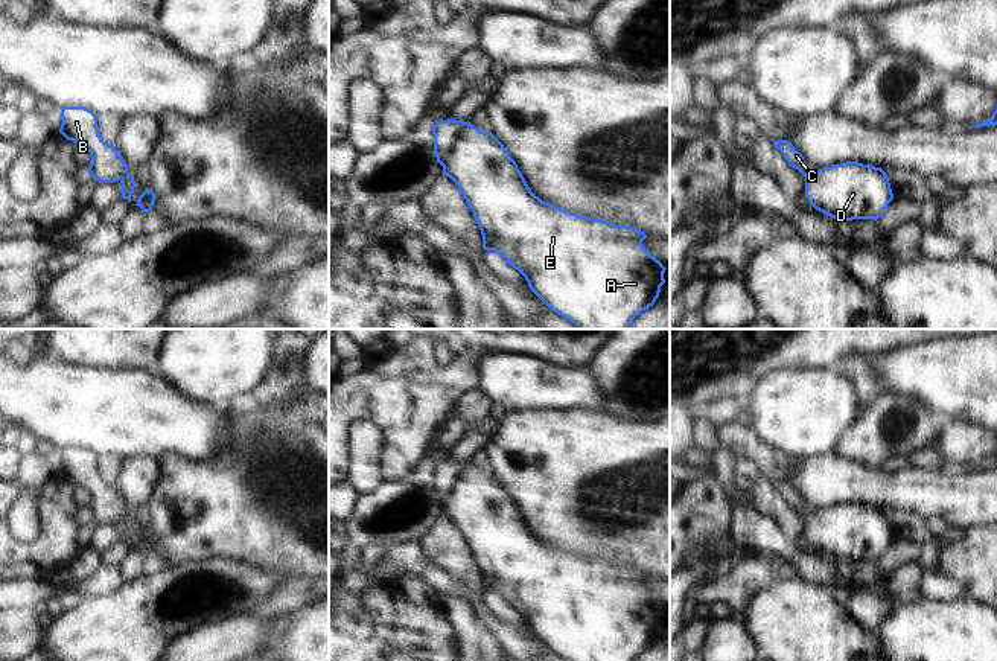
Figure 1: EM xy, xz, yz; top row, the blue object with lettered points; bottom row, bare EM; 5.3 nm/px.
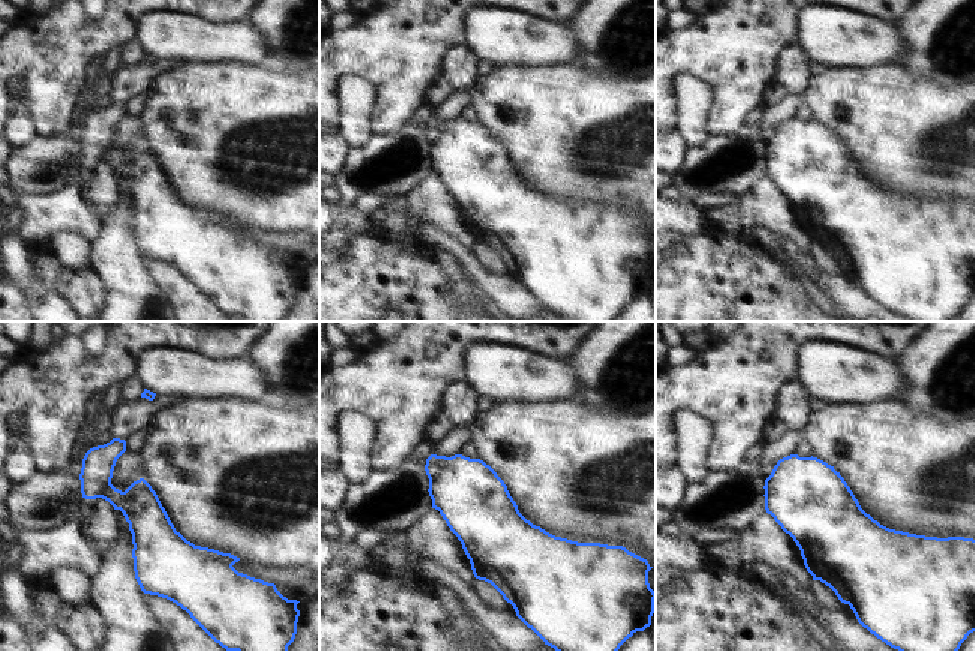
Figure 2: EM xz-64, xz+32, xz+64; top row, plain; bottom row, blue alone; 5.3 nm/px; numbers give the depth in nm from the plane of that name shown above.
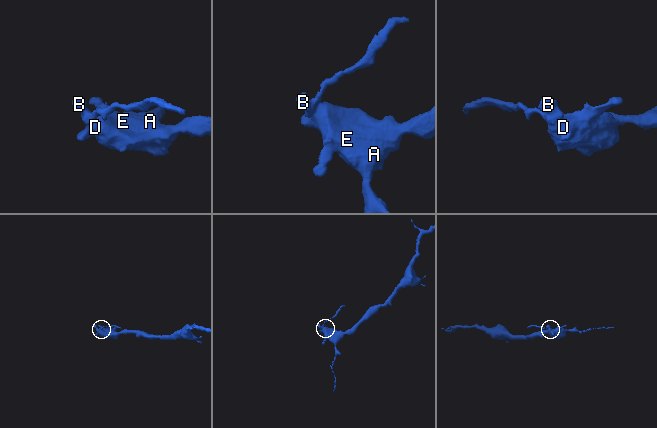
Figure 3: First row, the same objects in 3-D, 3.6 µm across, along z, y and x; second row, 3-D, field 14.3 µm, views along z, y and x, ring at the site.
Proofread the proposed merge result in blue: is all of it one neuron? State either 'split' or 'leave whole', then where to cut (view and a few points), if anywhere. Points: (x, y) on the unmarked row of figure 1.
split | xz (469, 463), (460, 472), (451, 494), (440, 504)

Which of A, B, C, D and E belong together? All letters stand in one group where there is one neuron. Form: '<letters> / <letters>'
A D E / B C

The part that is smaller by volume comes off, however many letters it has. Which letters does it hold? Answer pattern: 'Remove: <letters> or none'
Remove: B, C

